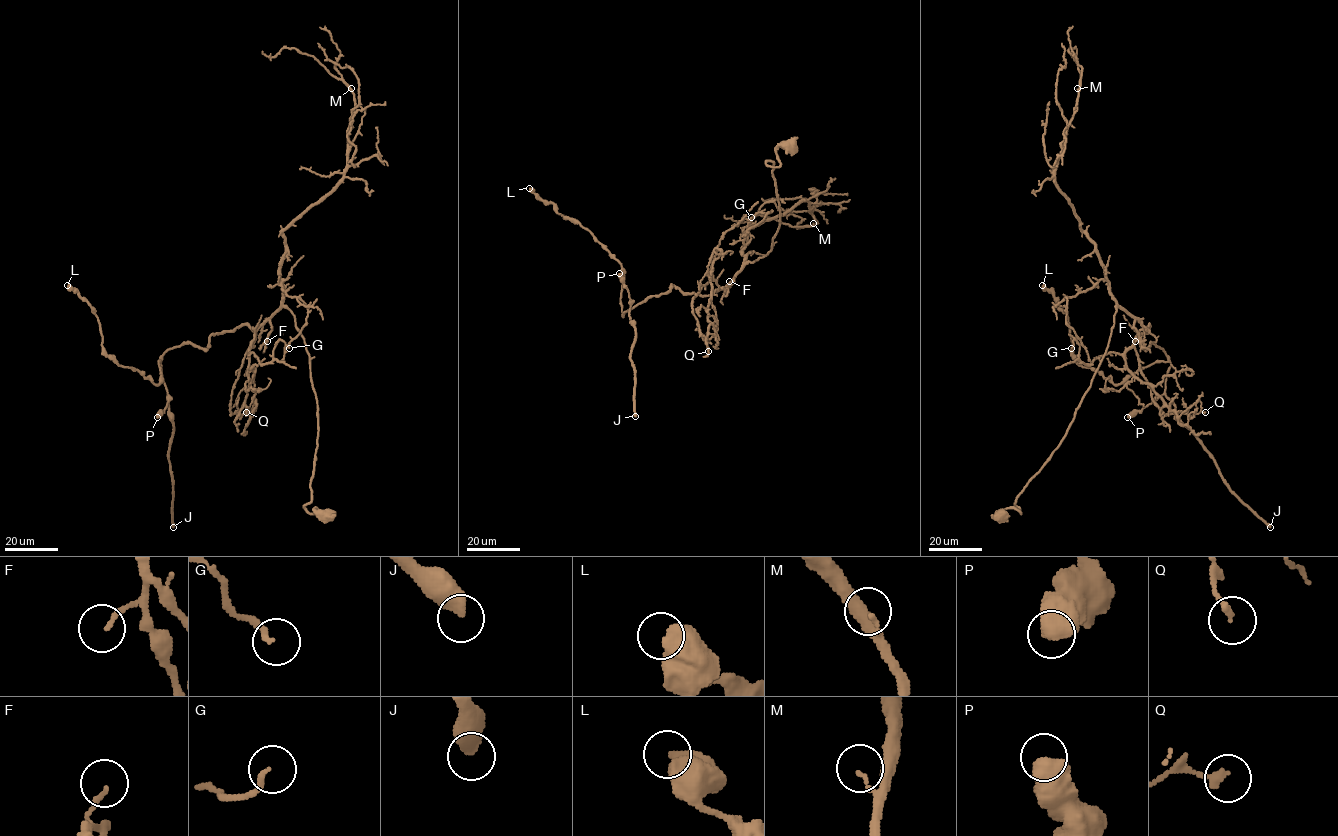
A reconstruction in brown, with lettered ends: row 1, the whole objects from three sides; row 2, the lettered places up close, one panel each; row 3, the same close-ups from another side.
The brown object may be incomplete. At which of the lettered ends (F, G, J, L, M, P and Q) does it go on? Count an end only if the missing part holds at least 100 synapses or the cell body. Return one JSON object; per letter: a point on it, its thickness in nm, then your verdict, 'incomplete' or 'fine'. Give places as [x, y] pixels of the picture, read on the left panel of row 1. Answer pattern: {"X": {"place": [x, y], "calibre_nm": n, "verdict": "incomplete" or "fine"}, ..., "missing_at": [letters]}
{"F": {"place": [267, 341], "calibre_nm": 130, "verdict": "fine"}, "G": {"place": [289, 348], "calibre_nm": 160, "verdict": "fine"}, "J": {"place": [173, 527], "calibre_nm": 480, "verdict": "incomplete"}, "L": {"place": [67, 285], "calibre_nm": 700, "verdict": "fine"}, "M": {"place": [351, 88], "calibre_nm": 90, "verdict": "fine"}, "P": {"place": [157, 417], "calibre_nm": 650, "verdict": "fine"}, "Q": {"place": [246, 412], "calibre_nm": 240, "verdict": "fine"}, "missing_at": ["J"]}

